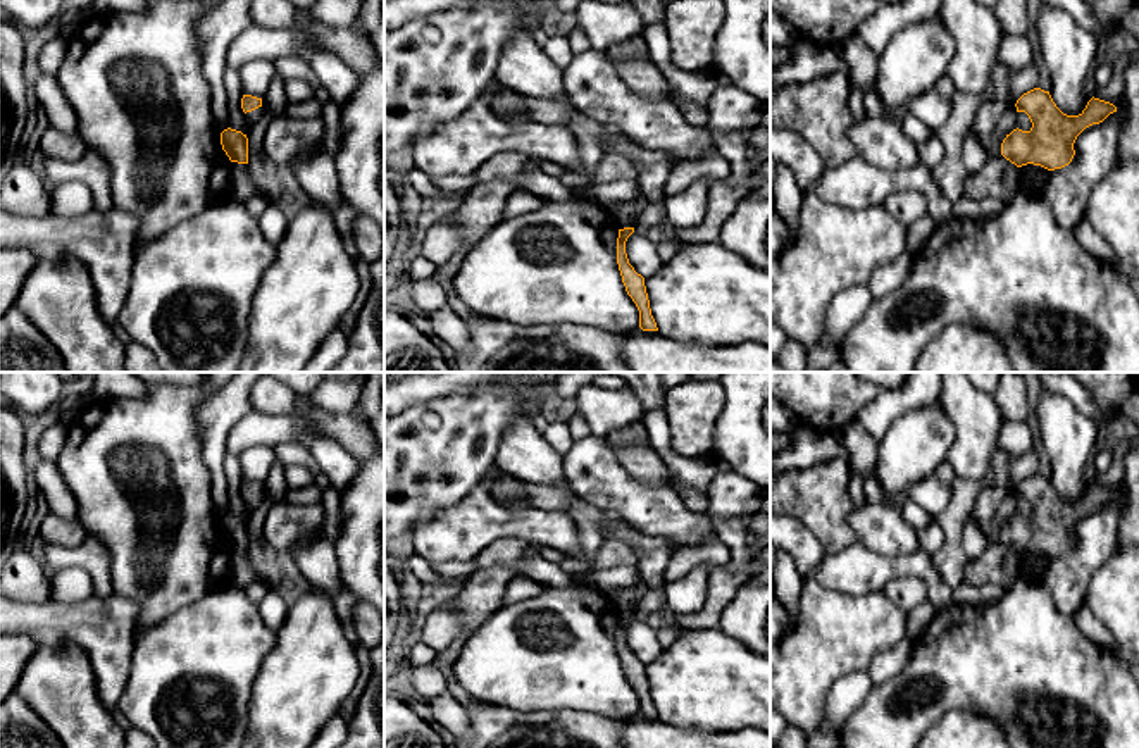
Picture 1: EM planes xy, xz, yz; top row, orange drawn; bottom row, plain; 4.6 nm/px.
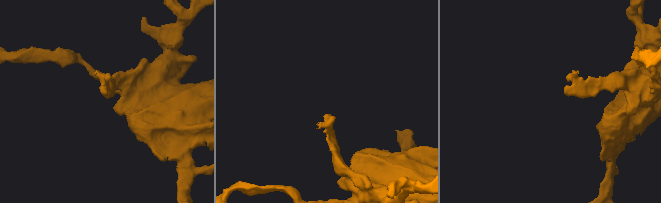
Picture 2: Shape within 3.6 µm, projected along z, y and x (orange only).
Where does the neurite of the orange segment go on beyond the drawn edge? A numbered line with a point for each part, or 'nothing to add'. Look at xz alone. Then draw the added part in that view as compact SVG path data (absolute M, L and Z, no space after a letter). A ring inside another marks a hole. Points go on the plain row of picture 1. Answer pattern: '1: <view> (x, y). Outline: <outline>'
nothing to add

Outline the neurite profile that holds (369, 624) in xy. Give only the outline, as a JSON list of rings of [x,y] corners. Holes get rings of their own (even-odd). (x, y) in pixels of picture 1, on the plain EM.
[[[362,598],[353,607],[353,626],[369,651],[384,639],[384,617],[372,603]]]

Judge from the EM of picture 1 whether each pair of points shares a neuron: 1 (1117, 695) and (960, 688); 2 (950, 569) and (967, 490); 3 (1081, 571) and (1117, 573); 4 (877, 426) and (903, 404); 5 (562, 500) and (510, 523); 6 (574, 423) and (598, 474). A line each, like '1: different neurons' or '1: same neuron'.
1: same neuron
2: same neuron
3: different neurons
4: same neuron
5: different neurons
6: different neurons

